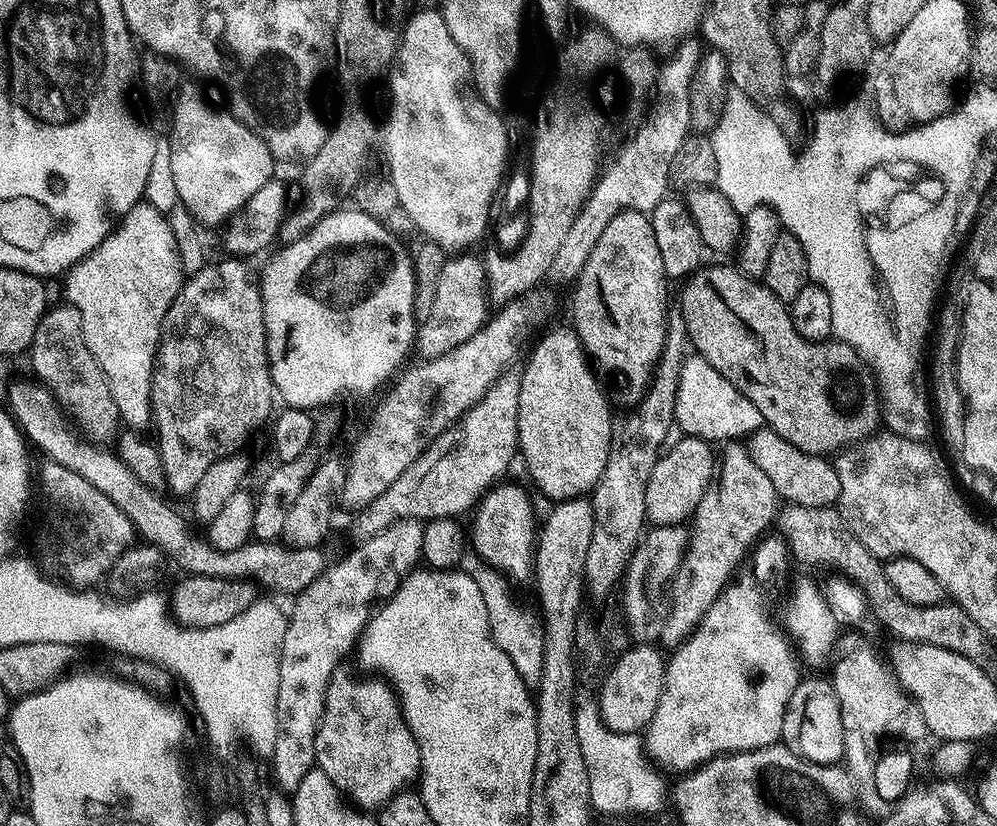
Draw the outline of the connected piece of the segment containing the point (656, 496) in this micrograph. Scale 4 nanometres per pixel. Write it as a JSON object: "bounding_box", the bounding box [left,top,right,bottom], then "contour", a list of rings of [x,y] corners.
{"bounding_box":[646,435,718,526],"contour":[[[681,435],[679,439],[656,461],[654,470],[650,470],[650,482],[646,482],[646,520],[652,526],[684,524],[695,513],[698,502],[702,502],[718,467],[713,445],[709,441],[686,435]]]}

